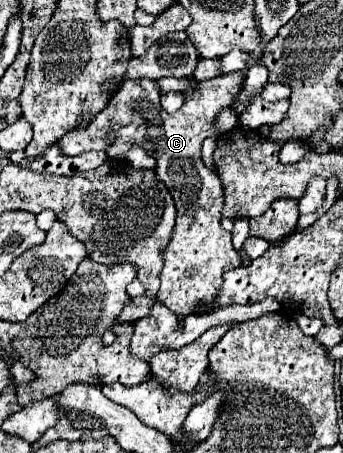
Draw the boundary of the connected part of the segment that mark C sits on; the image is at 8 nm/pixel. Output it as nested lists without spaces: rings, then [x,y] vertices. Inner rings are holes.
[[[230,72],[212,80],[202,80],[196,82],[194,78],[186,78],[192,86],[190,92],[184,94],[184,106],[176,112],[176,114],[168,114],[162,104],[160,104],[160,86],[156,80],[150,78],[140,78],[140,80],[124,80],[120,84],[120,88],[114,92],[114,96],[110,98],[110,106],[106,106],[106,110],[102,110],[102,114],[98,114],[86,128],[82,130],[70,130],[70,134],[64,134],[58,142],[58,148],[64,156],[78,156],[80,152],[86,150],[104,150],[108,154],[108,158],[126,158],[126,152],[130,148],[132,142],[138,142],[148,154],[152,154],[156,158],[156,176],[166,184],[166,188],[170,190],[174,202],[176,202],[176,226],[172,232],[172,242],[168,244],[168,248],[164,250],[164,268],[160,274],[160,290],[156,300],[160,304],[164,304],[166,308],[170,308],[176,316],[178,316],[178,326],[180,322],[184,322],[184,318],[188,314],[194,314],[196,310],[200,310],[202,306],[212,306],[218,298],[218,292],[222,290],[222,282],[224,282],[224,272],[238,268],[238,264],[242,264],[240,254],[234,250],[232,246],[232,234],[226,232],[220,226],[220,210],[222,210],[222,196],[220,196],[220,178],[214,170],[210,170],[204,160],[202,160],[202,140],[216,134],[216,130],[212,128],[214,118],[218,116],[218,110],[222,110],[224,106],[232,104],[232,98],[242,90],[242,72]],[[118,130],[118,142],[114,146],[106,146],[104,138],[106,132]]]

